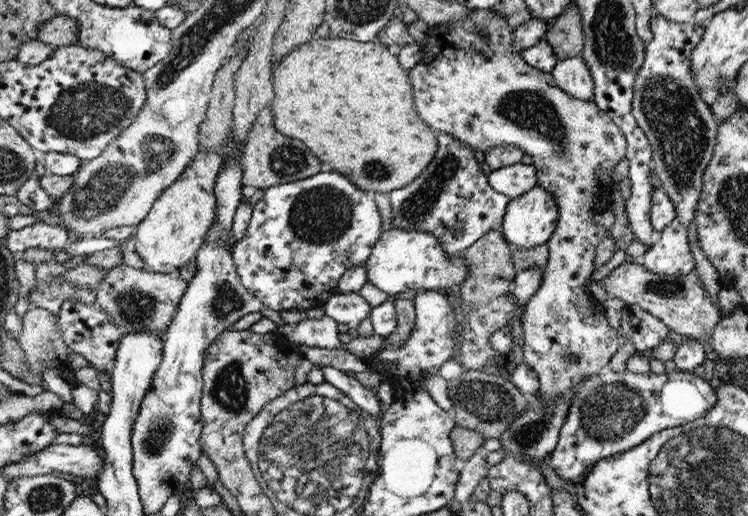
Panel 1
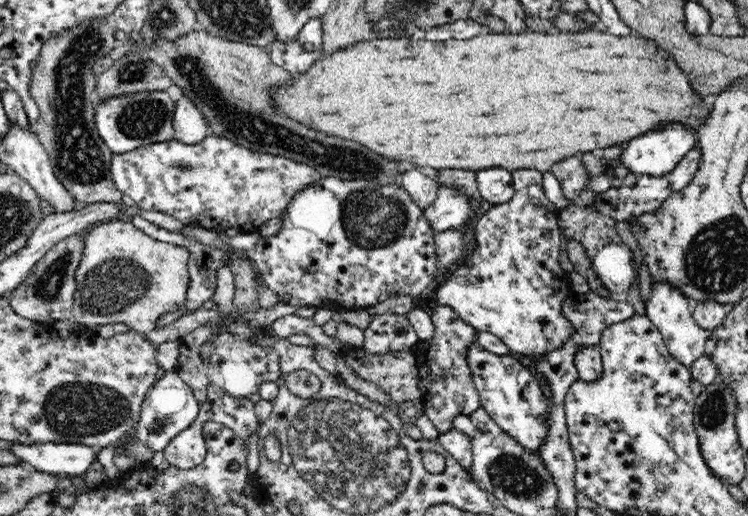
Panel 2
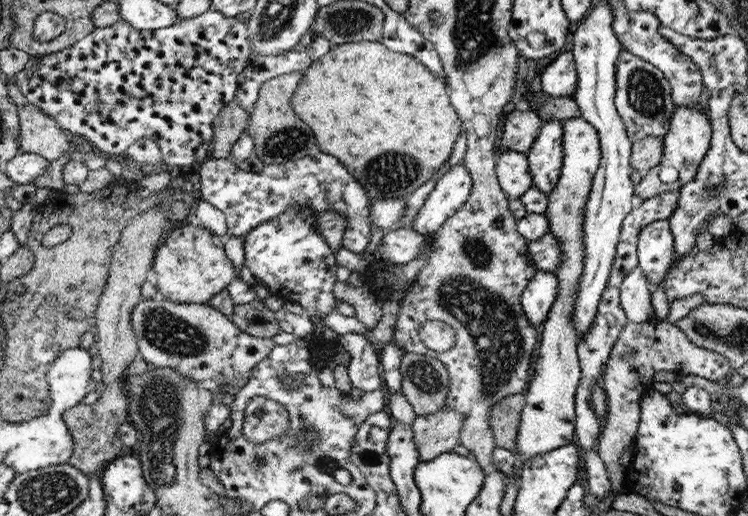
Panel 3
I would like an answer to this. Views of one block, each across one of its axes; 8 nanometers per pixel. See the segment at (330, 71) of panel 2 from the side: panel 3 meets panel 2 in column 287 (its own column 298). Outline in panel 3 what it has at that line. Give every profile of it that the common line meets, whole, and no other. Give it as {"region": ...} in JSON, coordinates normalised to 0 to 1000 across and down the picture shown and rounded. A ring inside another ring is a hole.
{"region":[[[507,79],[464,81],[444,87],[436,109],[412,132],[401,171],[396,171],[396,217],[409,240],[422,248],[430,295],[444,295],[496,386],[544,384],[570,353],[583,343],[586,329],[599,316],[619,236],[599,198],[598,165],[583,151],[559,114],[547,105],[519,97]],[[543,333],[545,345],[535,345]],[[537,349],[537,353],[535,353]]]}

